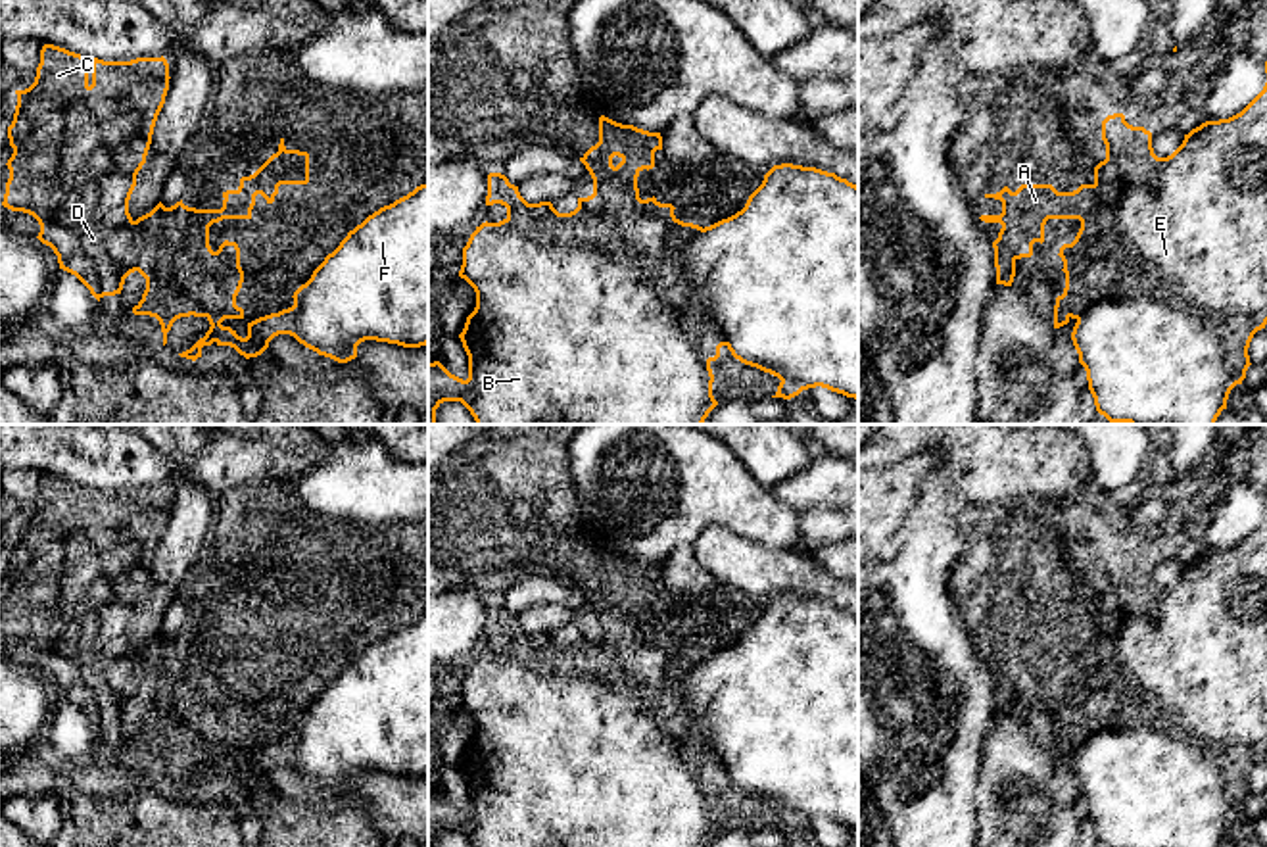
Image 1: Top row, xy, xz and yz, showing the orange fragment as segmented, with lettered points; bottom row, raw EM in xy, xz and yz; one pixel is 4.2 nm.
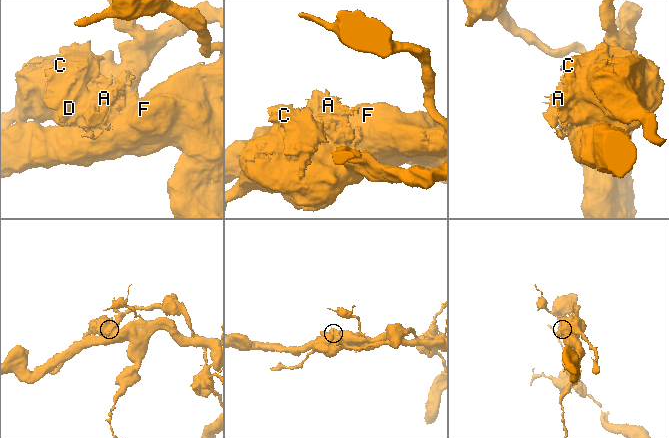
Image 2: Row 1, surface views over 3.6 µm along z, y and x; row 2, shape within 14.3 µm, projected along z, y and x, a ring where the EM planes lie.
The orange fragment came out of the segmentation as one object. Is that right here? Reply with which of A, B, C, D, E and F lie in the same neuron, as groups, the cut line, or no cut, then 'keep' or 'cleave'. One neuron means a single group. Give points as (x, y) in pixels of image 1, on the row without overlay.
A B C D E / F | xz (617, 644), (621, 688), (724, 774) | cleave

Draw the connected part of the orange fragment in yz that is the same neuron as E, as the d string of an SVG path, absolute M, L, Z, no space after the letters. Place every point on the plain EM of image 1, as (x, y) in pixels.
M1267 513L1240 544L1192 559L1167 588L1158 588L1152 563L1129 555L1123 544L1102 551L1102 570L1106 590L1094 597L1092 615L1073 622L1058 622L1052 615L1021 615L1016 622L1004 617L985 624L1002 632L1000 645L979 647L1002 655L992 672L996 714L1012 716L1016 691L1031 688L1033 674L1044 672L1048 649L1079 649L1075 670L1058 684L1065 718L1056 728L1054 759L1083 747L1088 724L1077 709L1092 688L1136 684L1156 695L1156 705L1181 730L1221 755L1232 784L1248 782L1254 764L1267 755Z

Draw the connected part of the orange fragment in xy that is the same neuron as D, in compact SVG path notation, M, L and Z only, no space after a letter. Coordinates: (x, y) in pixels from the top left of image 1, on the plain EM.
M44 474L35 513L25 520L15 520L17 536L13 551L8 557L13 584L6 593L10 609L2 632L4 638L29 643L38 651L40 663L36 668L54 680L60 699L75 705L98 732L104 726L121 724L125 709L138 701L146 709L146 720L142 730L132 738L132 743L150 745L159 751L163 776L167 774L167 762L180 747L205 747L209 755L221 755L225 749L244 749L244 739L236 736L236 726L244 713L240 678L236 672L225 670L213 682L209 676L209 657L223 649L251 649L257 624L267 634L273 634L280 615L309 613L309 584L288 580L284 569L280 569L276 584L253 605L242 607L236 620L223 622L221 640L196 640L184 636L182 630L165 638L159 632L150 643L134 651L129 643L129 630L136 617L136 605L146 593L154 557L169 520L169 509L169 494L163 486L104 492Z

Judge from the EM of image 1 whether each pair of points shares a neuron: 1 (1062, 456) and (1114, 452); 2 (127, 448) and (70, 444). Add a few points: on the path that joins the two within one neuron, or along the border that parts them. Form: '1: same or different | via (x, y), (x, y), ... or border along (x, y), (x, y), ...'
1: different | border along (1081, 444), (1089, 461), (1091, 484)
2: same | via (114, 448), (83, 444)

